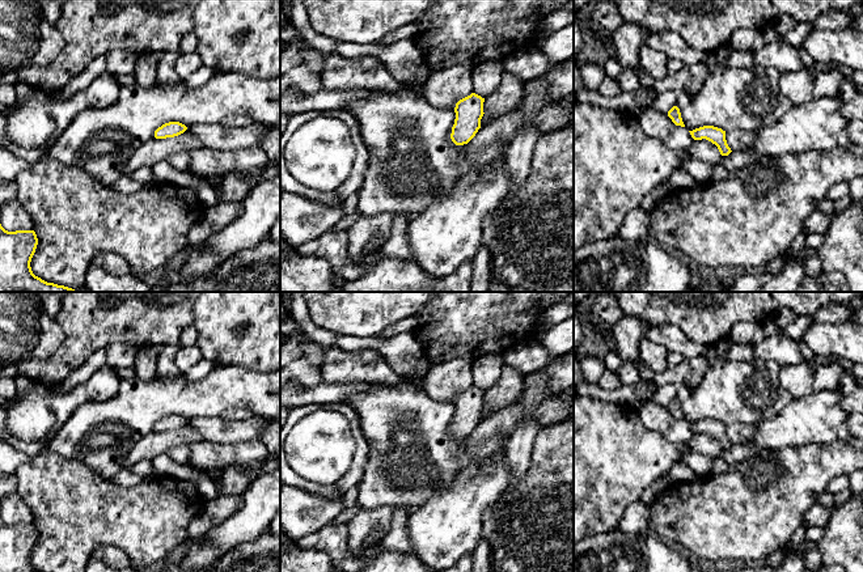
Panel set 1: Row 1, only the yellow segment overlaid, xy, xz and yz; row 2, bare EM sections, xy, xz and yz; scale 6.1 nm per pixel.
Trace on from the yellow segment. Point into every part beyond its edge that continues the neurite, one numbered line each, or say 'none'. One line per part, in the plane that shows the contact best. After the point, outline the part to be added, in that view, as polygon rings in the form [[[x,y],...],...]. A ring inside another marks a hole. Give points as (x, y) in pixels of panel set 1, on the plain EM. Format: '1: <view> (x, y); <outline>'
none

